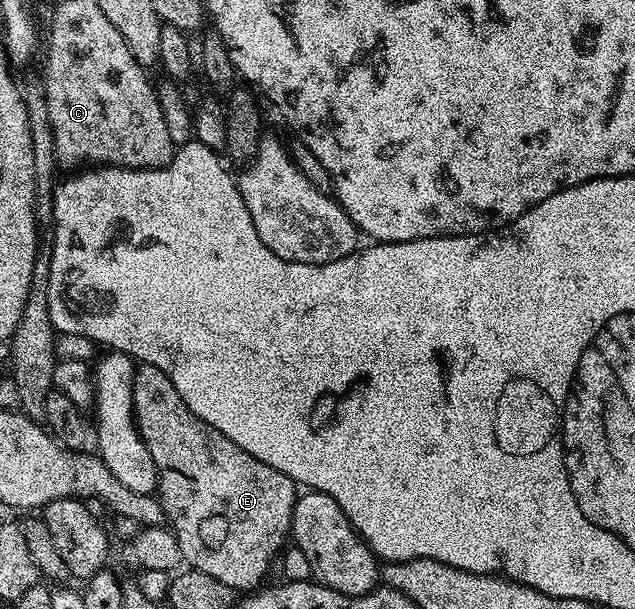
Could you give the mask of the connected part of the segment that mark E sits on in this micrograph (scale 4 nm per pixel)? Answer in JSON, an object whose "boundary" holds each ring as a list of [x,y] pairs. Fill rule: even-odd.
{"boundary":[[[142,364],[135,369],[132,404],[134,405],[134,422],[138,425],[138,434],[141,436],[142,442],[148,448],[148,452],[152,452],[152,460],[158,469],[158,489],[156,491],[156,497],[158,501],[162,503],[169,529],[173,530],[176,540],[180,544],[183,563],[185,563],[189,569],[207,573],[208,576],[214,577],[222,584],[233,587],[233,589],[238,592],[240,592],[240,590],[242,590],[241,592],[246,592],[251,588],[261,587],[264,582],[262,577],[269,572],[270,565],[272,565],[273,562],[275,565],[276,559],[283,549],[282,541],[284,541],[285,538],[287,541],[288,535],[290,534],[290,521],[292,520],[294,500],[296,497],[295,482],[288,476],[284,476],[284,472],[276,472],[276,468],[264,464],[264,460],[256,460],[256,456],[244,452],[244,448],[240,448],[240,444],[232,444],[232,440],[228,440],[228,436],[224,436],[224,432],[216,432],[216,428],[212,428],[212,424],[200,420],[200,416],[196,416],[188,408],[188,404],[184,404],[184,400],[180,400],[180,392],[176,392],[176,388],[172,388],[172,380],[168,380],[168,376],[164,376],[164,372],[160,372],[160,368]]]}

